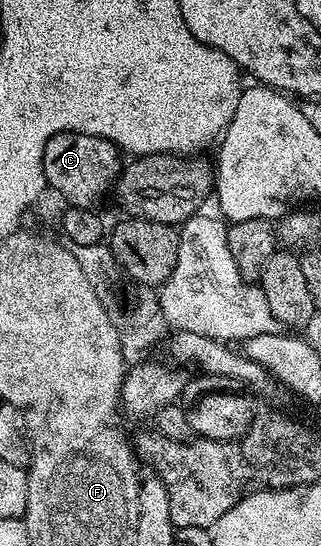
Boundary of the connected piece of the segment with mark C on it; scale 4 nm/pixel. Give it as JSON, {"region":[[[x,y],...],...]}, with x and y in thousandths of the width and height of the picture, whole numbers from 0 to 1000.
{"region":[[[212,242],[181,245],[140,264],[134,280],[134,313],[150,342],[190,352],[212,374],[280,379],[321,353],[343,350],[371,328],[377,310],[377,277],[336,253],[305,253],[287,245]]]}

